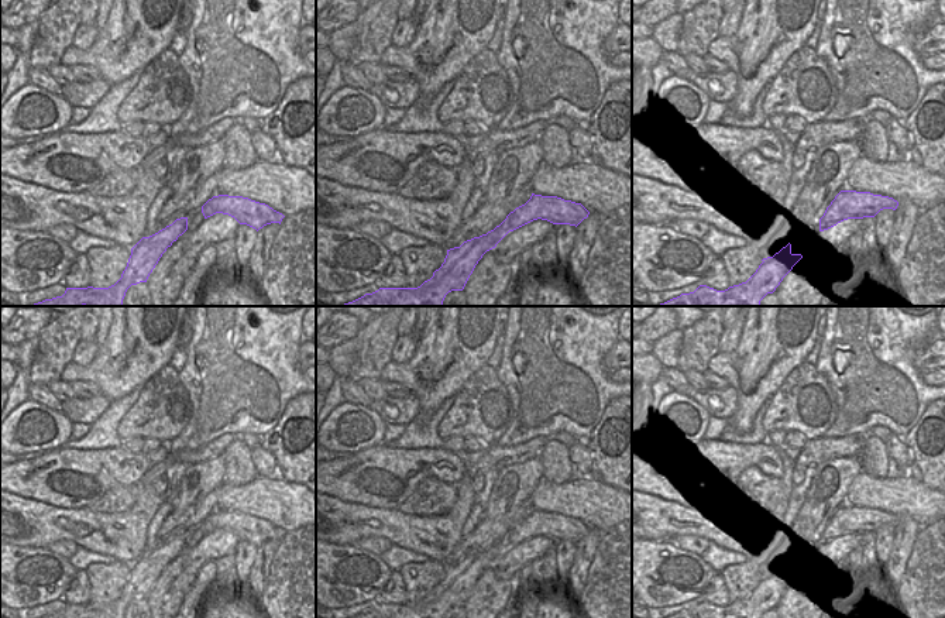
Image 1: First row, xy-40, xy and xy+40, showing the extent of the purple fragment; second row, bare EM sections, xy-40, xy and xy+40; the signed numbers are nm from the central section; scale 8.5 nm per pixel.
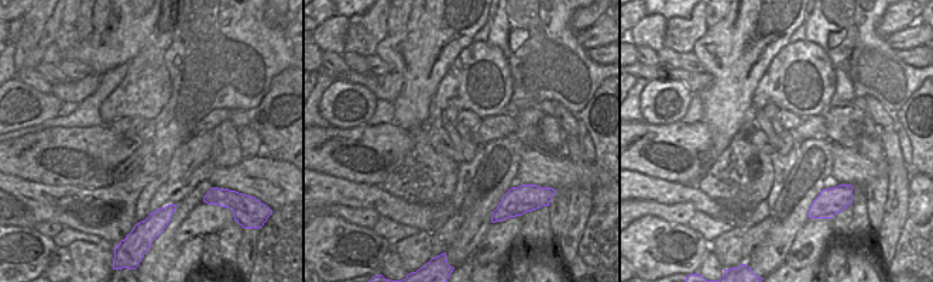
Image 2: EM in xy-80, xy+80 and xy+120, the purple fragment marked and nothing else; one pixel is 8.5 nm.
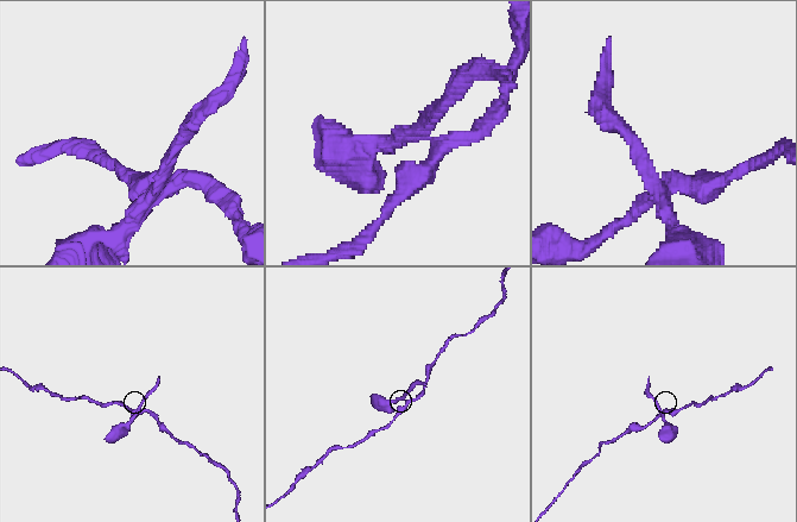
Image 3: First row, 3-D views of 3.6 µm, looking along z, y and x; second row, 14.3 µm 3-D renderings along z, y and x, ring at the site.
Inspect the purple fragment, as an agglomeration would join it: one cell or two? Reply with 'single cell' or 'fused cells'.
fused cells

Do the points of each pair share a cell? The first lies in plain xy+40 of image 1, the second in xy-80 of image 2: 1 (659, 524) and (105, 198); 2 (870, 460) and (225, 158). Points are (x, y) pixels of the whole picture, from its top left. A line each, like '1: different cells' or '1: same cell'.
1: same cell
2: same cell

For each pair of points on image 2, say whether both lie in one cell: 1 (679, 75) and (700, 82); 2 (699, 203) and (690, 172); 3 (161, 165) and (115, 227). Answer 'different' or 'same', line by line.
1: same
2: different
3: different

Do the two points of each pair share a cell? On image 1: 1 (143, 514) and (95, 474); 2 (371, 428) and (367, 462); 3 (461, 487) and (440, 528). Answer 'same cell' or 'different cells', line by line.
1: different cells
2: different cells
3: same cell

